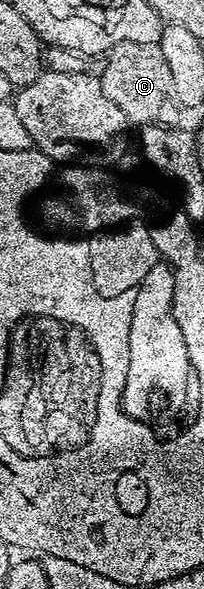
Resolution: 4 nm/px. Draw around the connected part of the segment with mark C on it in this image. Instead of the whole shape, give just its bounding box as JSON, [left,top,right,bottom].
[100,42,185,128]

